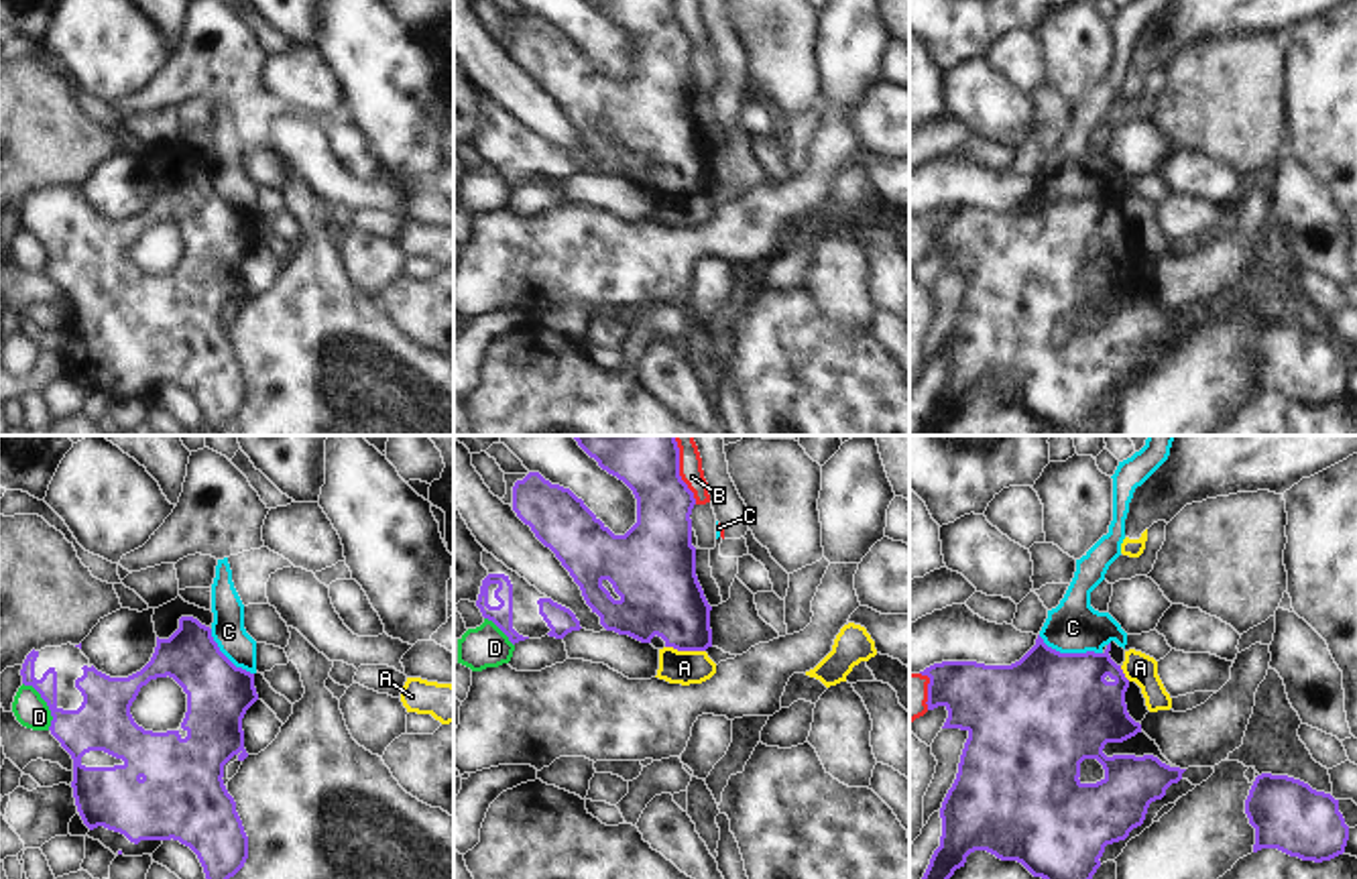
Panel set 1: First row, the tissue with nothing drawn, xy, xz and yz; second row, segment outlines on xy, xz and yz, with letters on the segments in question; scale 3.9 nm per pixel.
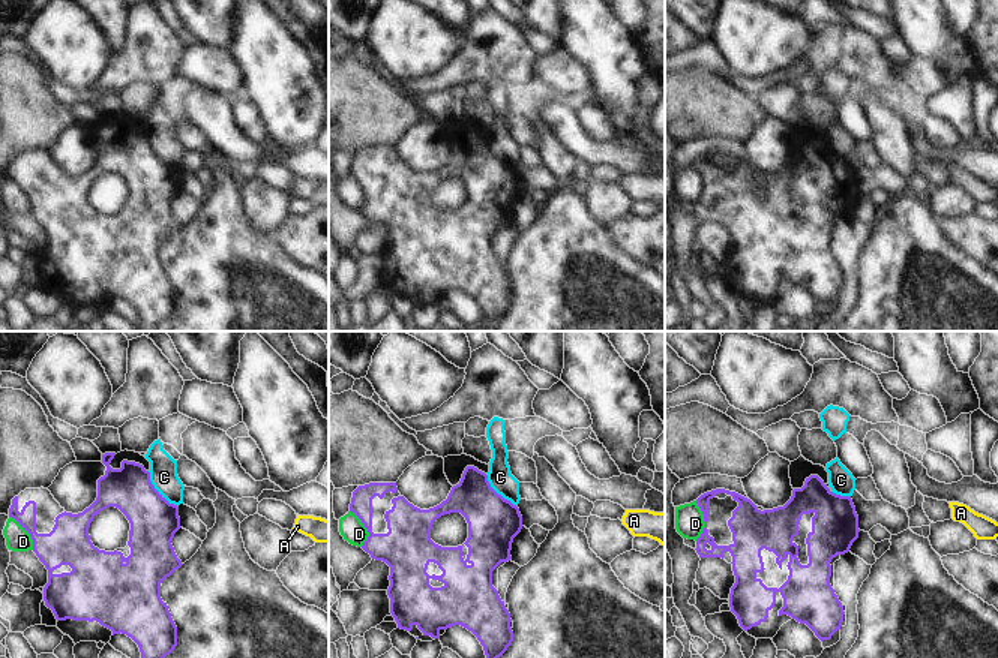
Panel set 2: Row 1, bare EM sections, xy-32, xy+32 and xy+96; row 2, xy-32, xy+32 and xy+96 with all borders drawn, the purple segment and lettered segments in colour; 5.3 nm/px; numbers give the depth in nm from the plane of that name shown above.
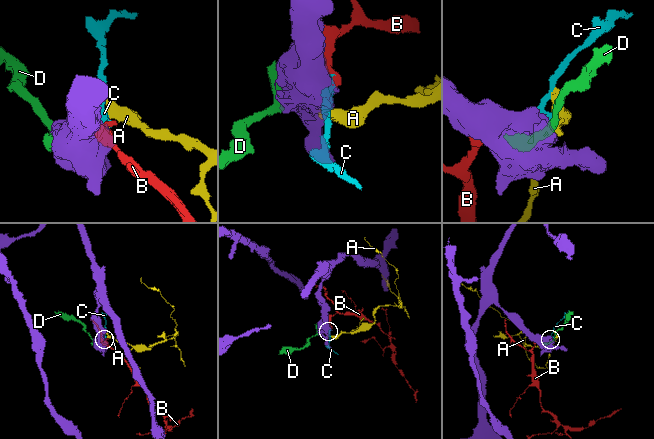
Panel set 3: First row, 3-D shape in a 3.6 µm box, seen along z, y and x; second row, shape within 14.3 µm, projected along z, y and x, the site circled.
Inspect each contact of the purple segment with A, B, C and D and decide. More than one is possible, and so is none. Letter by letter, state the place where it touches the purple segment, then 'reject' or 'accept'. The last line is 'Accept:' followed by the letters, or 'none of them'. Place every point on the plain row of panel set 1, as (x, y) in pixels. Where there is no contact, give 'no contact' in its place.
A: meets purple in xz at (686, 194); reject
B: meets purple in xz at (682, 25); reject
C: meets purple in yz at (1071, 198); reject
D: meets purple in xy at (47, 249); reject
Accept: none of them

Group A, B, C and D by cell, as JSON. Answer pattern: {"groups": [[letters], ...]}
{"groups": [["A"], ["B", "C"], ["D"]]}

